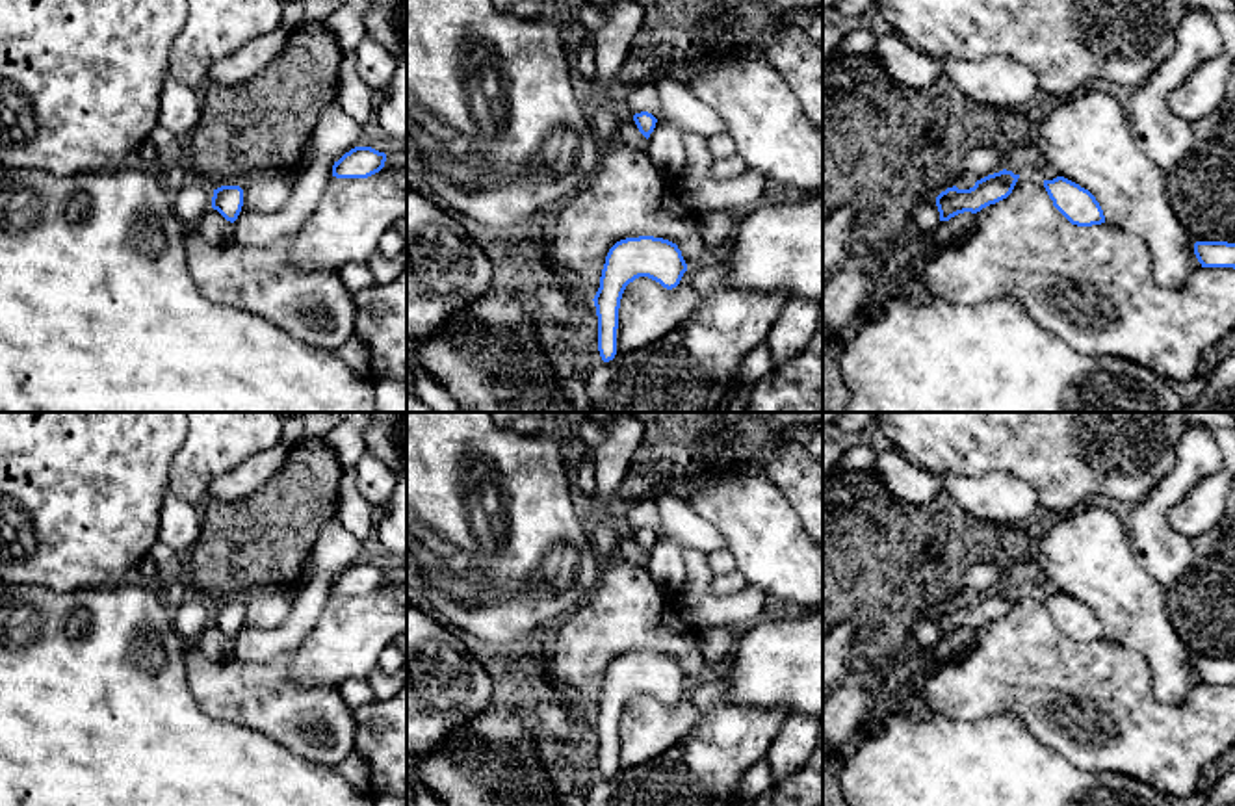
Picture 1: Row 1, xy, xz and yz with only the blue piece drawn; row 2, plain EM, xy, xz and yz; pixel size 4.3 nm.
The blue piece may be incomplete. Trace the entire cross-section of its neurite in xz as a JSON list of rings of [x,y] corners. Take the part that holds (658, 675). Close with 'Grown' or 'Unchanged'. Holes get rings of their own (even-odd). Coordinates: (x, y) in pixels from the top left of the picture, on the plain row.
[[[626,654],[609,665],[600,704],[592,715],[598,732],[598,767],[604,778],[617,771],[618,724],[626,702],[639,693],[648,693],[672,706],[685,687],[682,667],[663,654]]]. Unchanged

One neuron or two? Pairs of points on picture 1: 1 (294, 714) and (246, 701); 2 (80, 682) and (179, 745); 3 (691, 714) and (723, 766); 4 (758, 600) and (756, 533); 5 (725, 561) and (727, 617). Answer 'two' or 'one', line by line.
1: one
2: one
3: two
4: two
5: two

